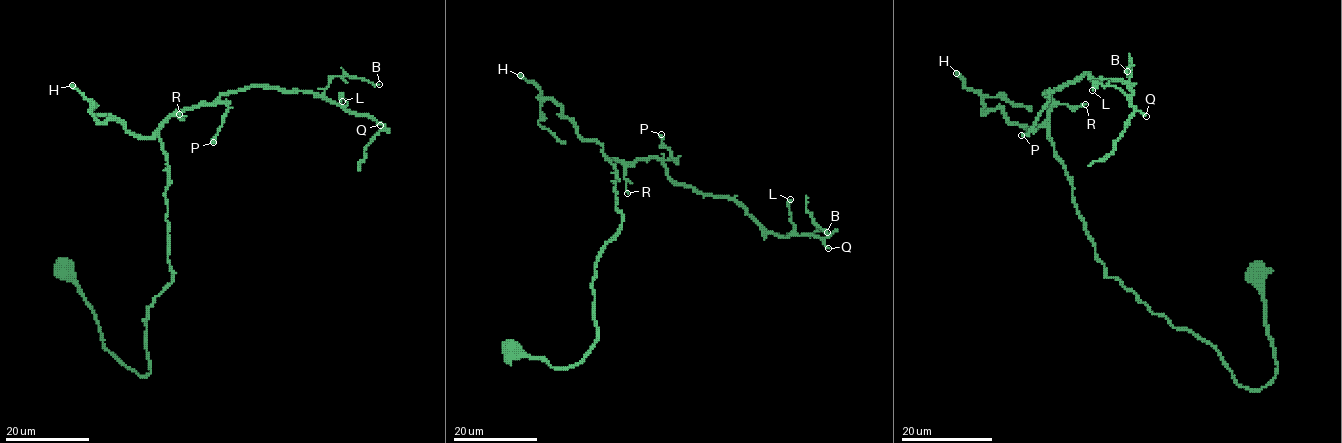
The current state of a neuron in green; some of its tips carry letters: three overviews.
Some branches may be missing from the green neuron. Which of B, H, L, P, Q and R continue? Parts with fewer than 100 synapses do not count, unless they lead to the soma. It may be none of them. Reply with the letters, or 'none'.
H

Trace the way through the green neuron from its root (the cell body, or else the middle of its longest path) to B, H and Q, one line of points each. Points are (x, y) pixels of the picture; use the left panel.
B: (65, 266), (102, 344), (147, 375), (144, 320), (174, 274), (158, 128), (257, 85), (379, 84)
H: (65, 266), (102, 344), (147, 375), (144, 320), (174, 274), (167, 155), (156, 133), (99, 123), (72, 85)
Q: (65, 266), (102, 344), (145, 376), (144, 320), (174, 274), (158, 128), (257, 85), (311, 91), (380, 125)

